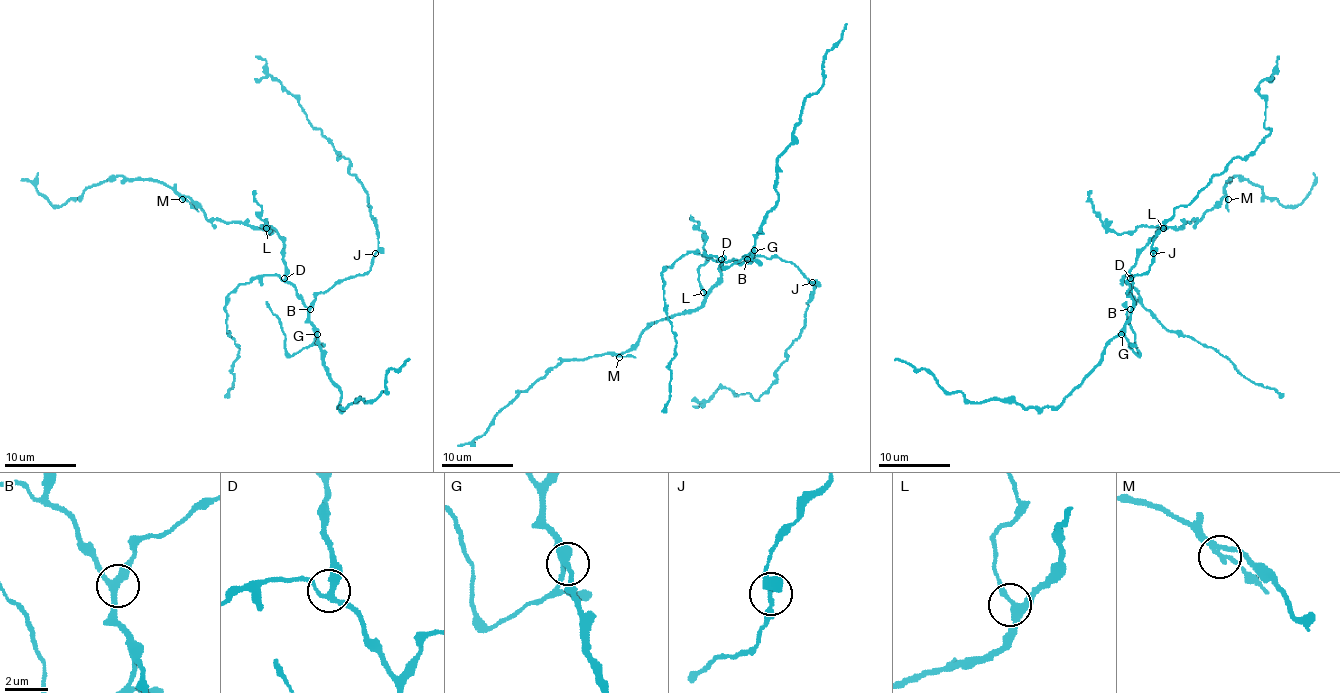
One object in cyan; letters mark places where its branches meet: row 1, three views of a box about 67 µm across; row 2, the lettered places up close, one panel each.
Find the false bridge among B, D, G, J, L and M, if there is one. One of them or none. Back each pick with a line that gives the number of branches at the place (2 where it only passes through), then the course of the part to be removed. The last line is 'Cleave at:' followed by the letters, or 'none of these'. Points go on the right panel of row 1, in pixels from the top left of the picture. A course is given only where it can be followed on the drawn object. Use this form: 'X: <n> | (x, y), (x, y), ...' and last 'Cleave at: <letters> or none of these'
Cleave at: none of these

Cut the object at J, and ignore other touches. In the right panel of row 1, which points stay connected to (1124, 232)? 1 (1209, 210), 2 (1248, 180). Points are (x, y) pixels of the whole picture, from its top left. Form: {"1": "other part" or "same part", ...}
{"1": "same part", "2": "same part"}

